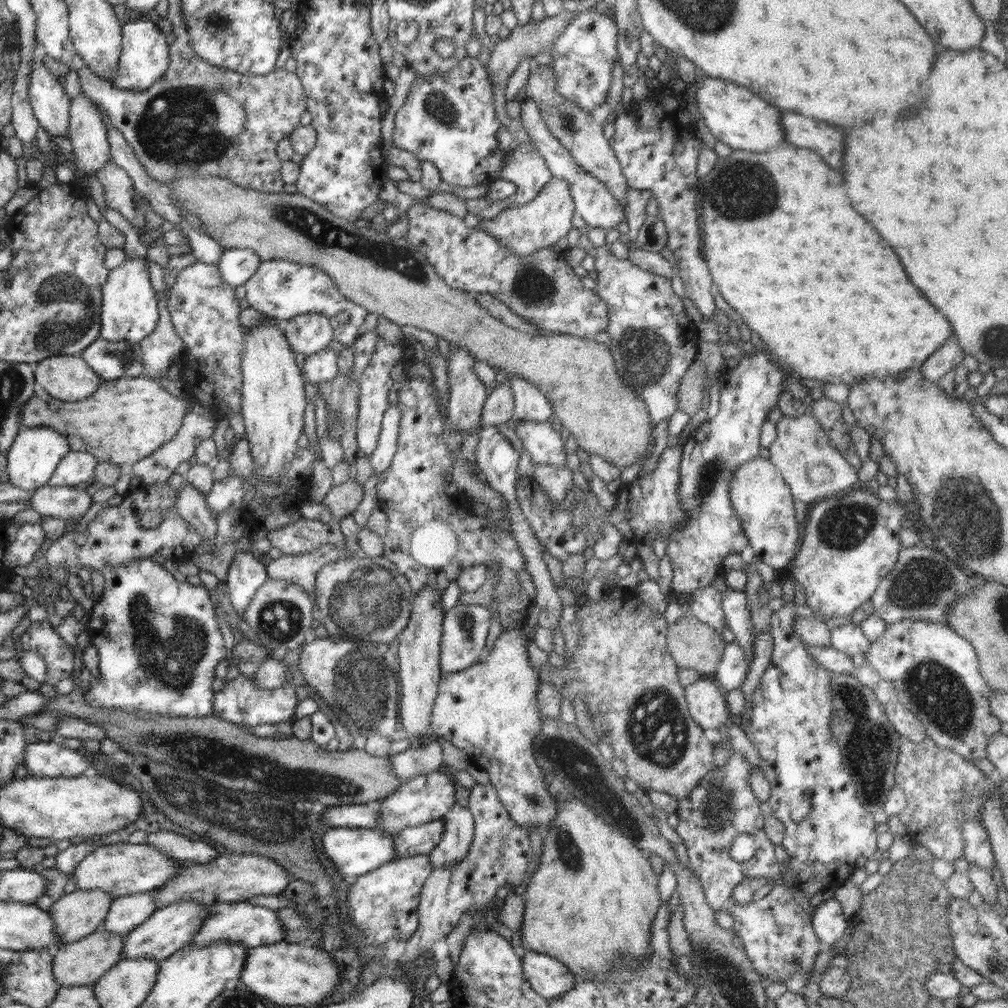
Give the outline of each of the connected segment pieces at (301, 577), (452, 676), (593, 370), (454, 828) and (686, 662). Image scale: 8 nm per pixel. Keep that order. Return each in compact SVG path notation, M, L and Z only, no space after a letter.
M325 544L310 554L280 555L277 559L265 558L269 578L293 582L304 592L315 594L315 578L318 571L329 562L345 556L345 550Z
M526 606L523 607L523 612L523 621L512 622L514 629L510 631L502 630L494 648L488 655L484 655L482 663L474 663L458 672L441 671L429 730L431 734L452 742L456 748L465 750L476 766L488 772L490 783L497 790L500 802L507 808L511 819L529 833L531 827L536 827L540 831L550 829L552 819L557 813L557 800L546 788L544 774L534 758L533 744L541 733L544 718L537 704L537 690L542 679L539 678L539 672L532 669L528 659L526 645L529 641L524 634L527 626Z
M193 176L184 177L181 179L172 179L168 184L171 188L171 199L175 204L176 208L181 208L181 210L187 210L187 212L193 212L202 221L201 228L202 231L208 236L211 236L222 248L224 249L246 249L254 251L262 261L272 260L272 259L284 259L292 261L298 264L309 264L310 266L315 266L316 268L321 268L328 276L332 277L333 283L336 285L337 290L339 290L348 300L359 304L364 307L368 312L372 314L378 314L383 316L388 320L394 322L398 326L416 326L422 330L428 330L437 337L442 337L454 344L460 346L460 348L468 349L468 354L470 354L474 360L486 362L490 367L494 367L497 370L503 370L506 372L506 376L509 378L520 378L520 380L526 380L530 384L534 384L544 396L549 401L552 411L558 417L558 422L563 425L564 434L571 434L576 439L578 446L581 446L587 453L597 454L601 456L604 460L611 462L616 465L621 470L634 464L646 452L648 442L653 440L651 436L654 425L650 421L650 415L648 415L648 407L646 404L632 389L628 388L628 385L622 381L622 377L618 375L616 371L616 365L614 365L614 357L610 353L610 348L606 344L599 344L592 338L580 338L574 335L563 335L562 333L553 334L550 332L542 333L526 333L517 328L510 328L503 322L496 320L482 305L478 304L474 294L460 290L458 288L452 288L448 286L448 283L444 279L440 278L436 274L432 264L428 262L426 256L423 252L420 252L413 244L410 244L406 238L402 237L399 239L392 239L388 237L386 232L380 232L379 227L374 228L362 228L357 229L356 224L352 222L347 222L343 218L334 216L332 212L326 210L326 208L321 207L316 204L313 200L310 200L307 196L298 193L265 193L254 189L245 189L234 184L231 180L221 176Z
M454 803L441 820L446 825L446 832L438 846L429 854L429 860L433 870L452 870L470 852L475 829L473 816L466 807Z
M684 615L669 624L667 632L667 649L680 669L696 670L700 674L716 672L719 660L722 658L726 642L720 634L708 625L700 622L694 615Z

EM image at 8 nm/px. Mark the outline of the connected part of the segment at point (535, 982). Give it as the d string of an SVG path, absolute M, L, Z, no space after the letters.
M522 949L520 952L524 978L540 996L551 1001L572 990L576 976L564 964L530 949Z

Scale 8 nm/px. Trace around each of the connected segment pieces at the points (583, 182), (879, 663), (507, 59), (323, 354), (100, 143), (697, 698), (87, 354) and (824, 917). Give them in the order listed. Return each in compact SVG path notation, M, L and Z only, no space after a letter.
M524 87L516 94L515 100L521 104L521 123L526 129L529 138L536 143L538 153L544 159L553 178L561 178L569 184L569 191L575 204L575 210L582 216L586 224L599 229L614 229L620 223L626 222L626 206L623 206L621 202L617 202L616 197L610 194L610 191L604 186L601 180L585 173L576 164L570 152L560 144L555 136L552 136L547 124L544 122L543 116L539 113L535 100L528 94L528 91Z
M904 619L888 624L884 634L871 641L864 658L882 680L893 684L897 699L921 722L927 737L937 746L949 748L965 759L987 757L989 738L1001 732L1001 720L991 711L989 700L993 689L982 678L976 651L968 640L938 622Z
M566 11L560 12L554 17L545 17L540 23L530 23L516 25L512 30L508 38L496 43L494 50L490 53L490 59L485 66L487 70L488 78L492 83L493 101L495 104L496 112L505 108L506 97L506 84L510 75L514 72L518 63L523 56L536 56L540 52L547 52L551 50L553 40L558 36L558 33L572 20L576 20L576 16L580 16L580 13L568 13Z
M326 348L308 356L301 371L304 380L314 386L332 381L340 370L338 368L338 354L338 352Z
M83 91L71 99L69 108L67 138L74 149L76 173L84 172L90 177L111 161L108 133L97 108Z
M698 679L685 688L689 715L703 729L725 726L729 710L722 692L708 680Z
M99 336L80 357L102 380L144 377L146 374L142 347L138 343L112 343Z
M834 898L818 904L811 916L811 921L815 933L825 948L840 940L847 926L842 906Z

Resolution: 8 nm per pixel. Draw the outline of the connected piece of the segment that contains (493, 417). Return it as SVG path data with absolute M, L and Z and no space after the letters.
M500 384L492 394L486 398L482 411L482 425L504 426L515 412L514 393L509 384Z

